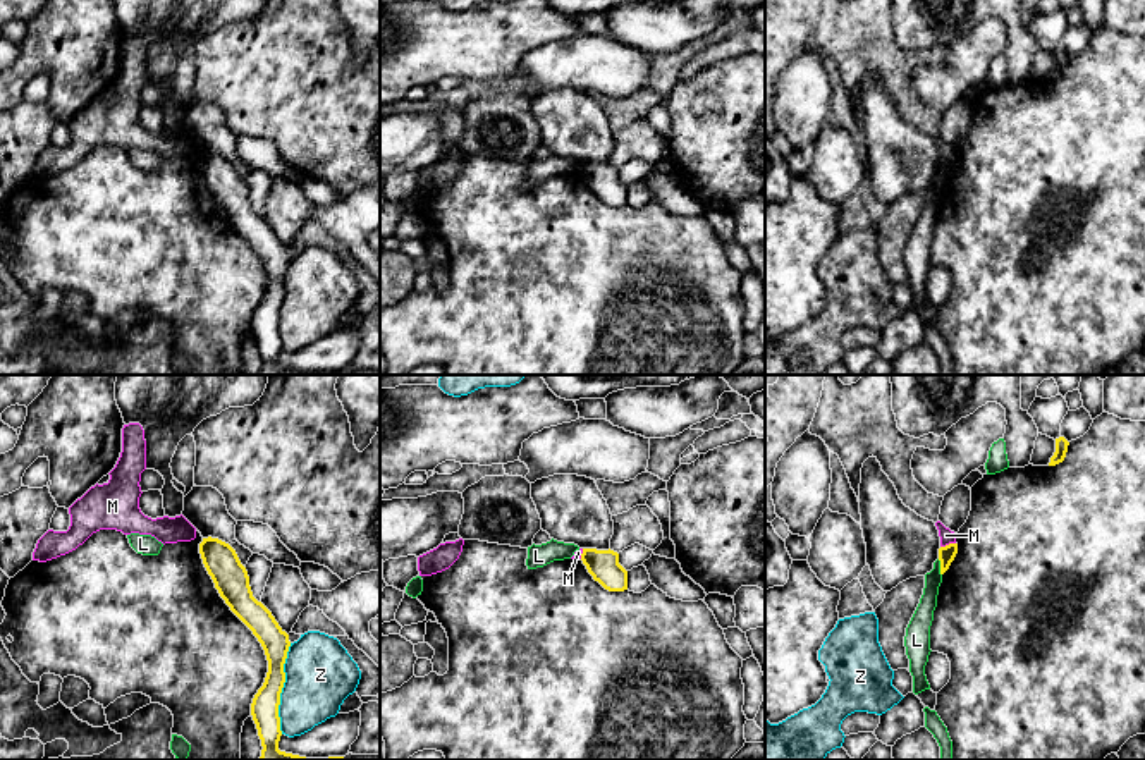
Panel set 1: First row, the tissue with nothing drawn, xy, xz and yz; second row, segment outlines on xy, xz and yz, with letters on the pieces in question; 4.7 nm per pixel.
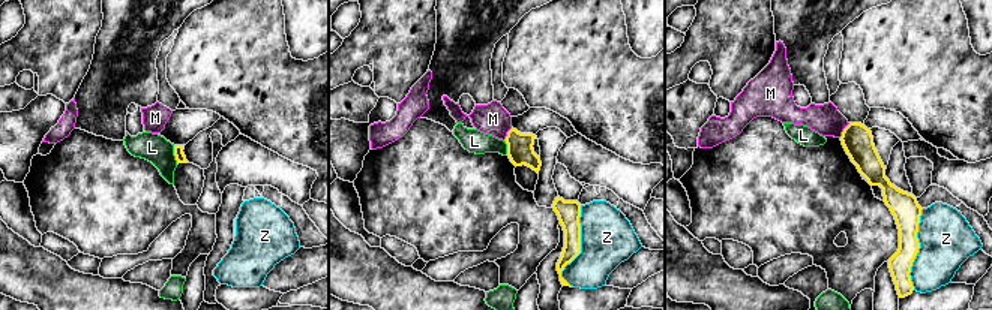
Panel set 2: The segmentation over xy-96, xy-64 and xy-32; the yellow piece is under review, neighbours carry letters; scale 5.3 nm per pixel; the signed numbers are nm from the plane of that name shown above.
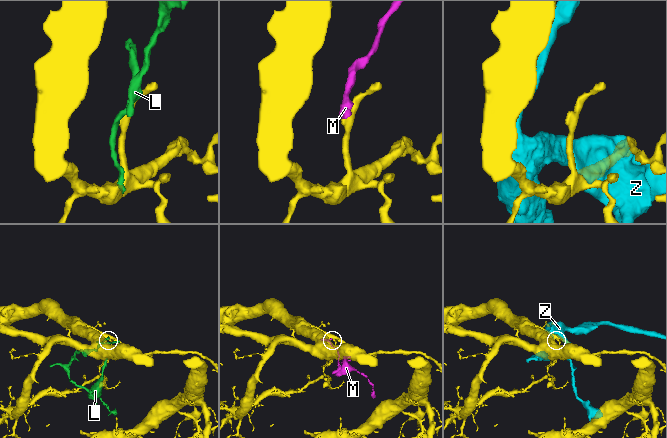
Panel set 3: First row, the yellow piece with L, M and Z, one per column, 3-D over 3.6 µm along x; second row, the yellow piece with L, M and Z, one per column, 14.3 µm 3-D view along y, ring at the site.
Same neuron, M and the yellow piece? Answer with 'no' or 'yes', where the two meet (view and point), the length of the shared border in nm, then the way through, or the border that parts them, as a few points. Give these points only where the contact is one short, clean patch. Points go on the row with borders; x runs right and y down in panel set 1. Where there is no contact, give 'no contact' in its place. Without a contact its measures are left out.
no; meets yellow in yz at (949, 544); contact 80 nm long; border along yz (955, 542), (941, 547)

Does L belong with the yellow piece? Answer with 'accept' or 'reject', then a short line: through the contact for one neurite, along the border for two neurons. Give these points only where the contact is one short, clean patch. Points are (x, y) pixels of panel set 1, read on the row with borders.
reject

